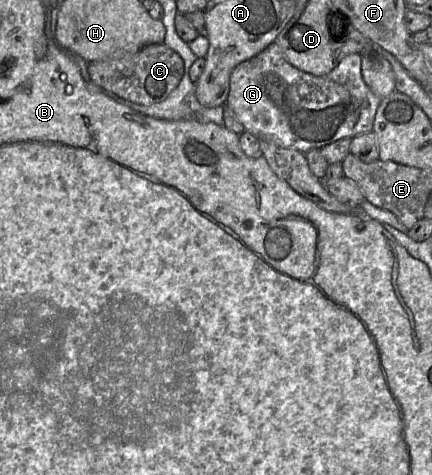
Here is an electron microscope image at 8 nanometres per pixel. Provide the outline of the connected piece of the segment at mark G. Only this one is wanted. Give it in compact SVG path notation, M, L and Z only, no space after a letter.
M273 42L258 55L240 63L233 69L230 75L230 89L225 102L225 106L227 106L234 113L238 121L244 126L244 129L252 135L256 136L258 139L271 140L279 146L295 149L302 152L303 154L307 153L311 149L321 149L322 147L339 139L346 137L353 138L360 134L372 132L373 130L376 111L382 99L376 96L364 82L361 73L361 61L361 54L349 54L342 58L337 66L327 75L314 76L292 66L284 57L280 47L275 42Z

